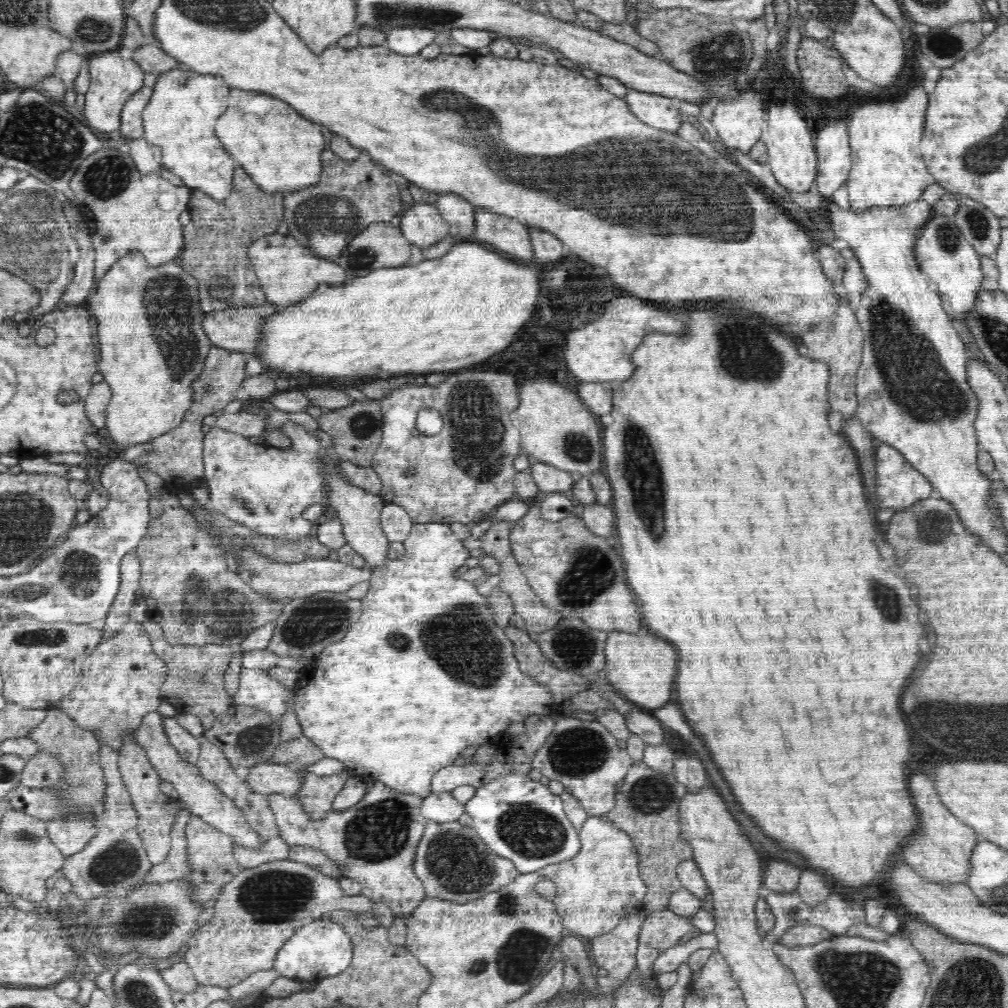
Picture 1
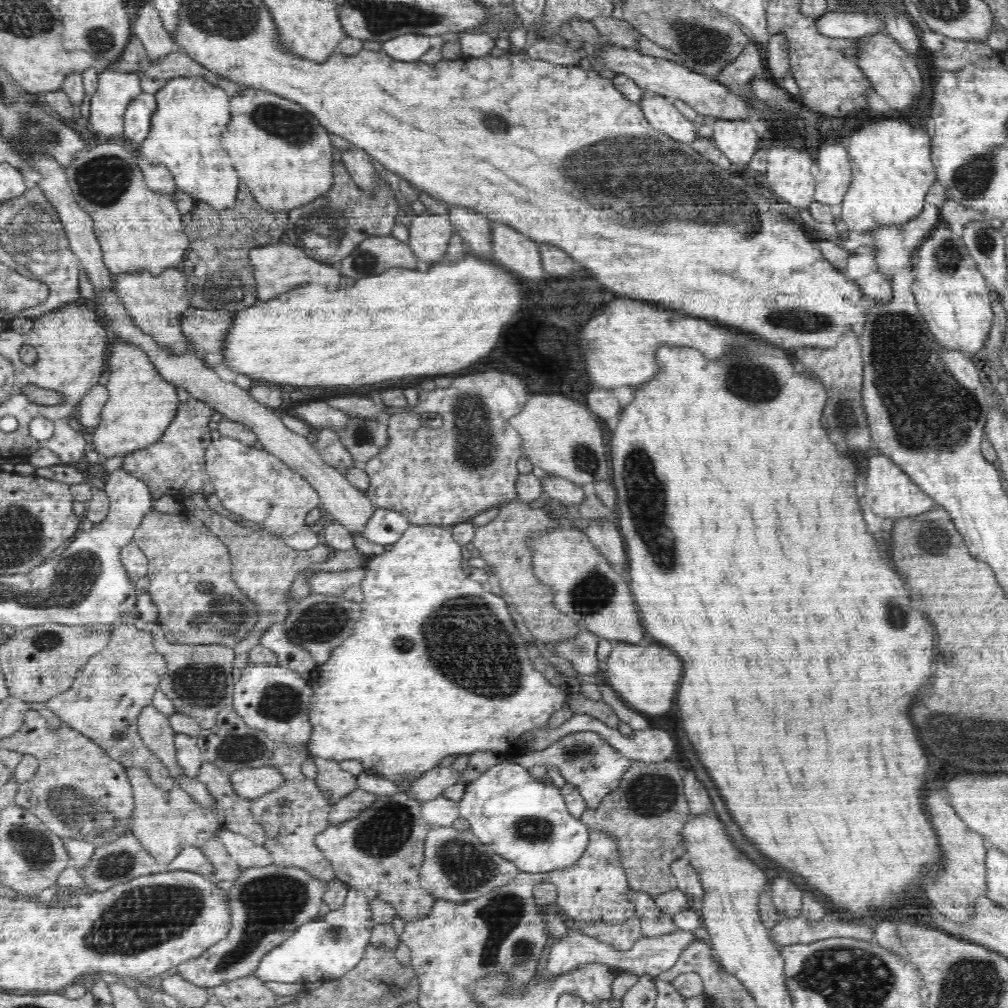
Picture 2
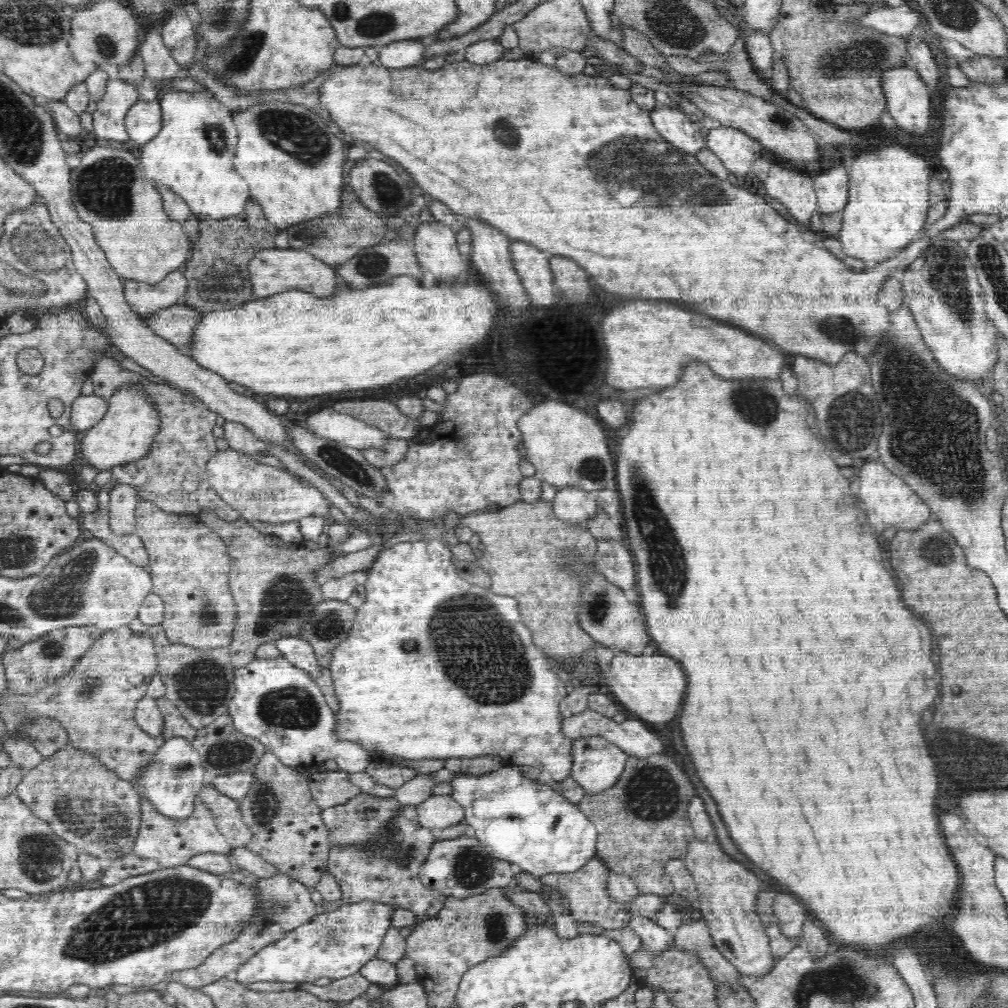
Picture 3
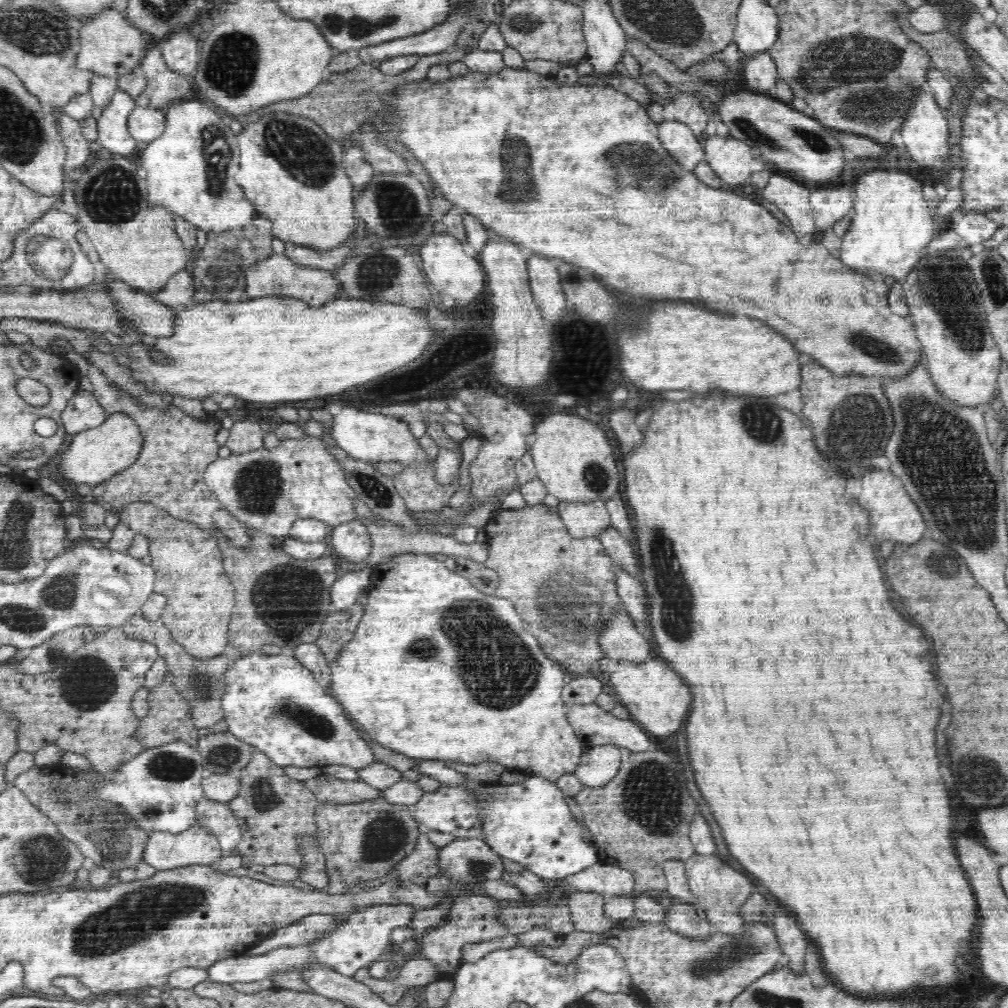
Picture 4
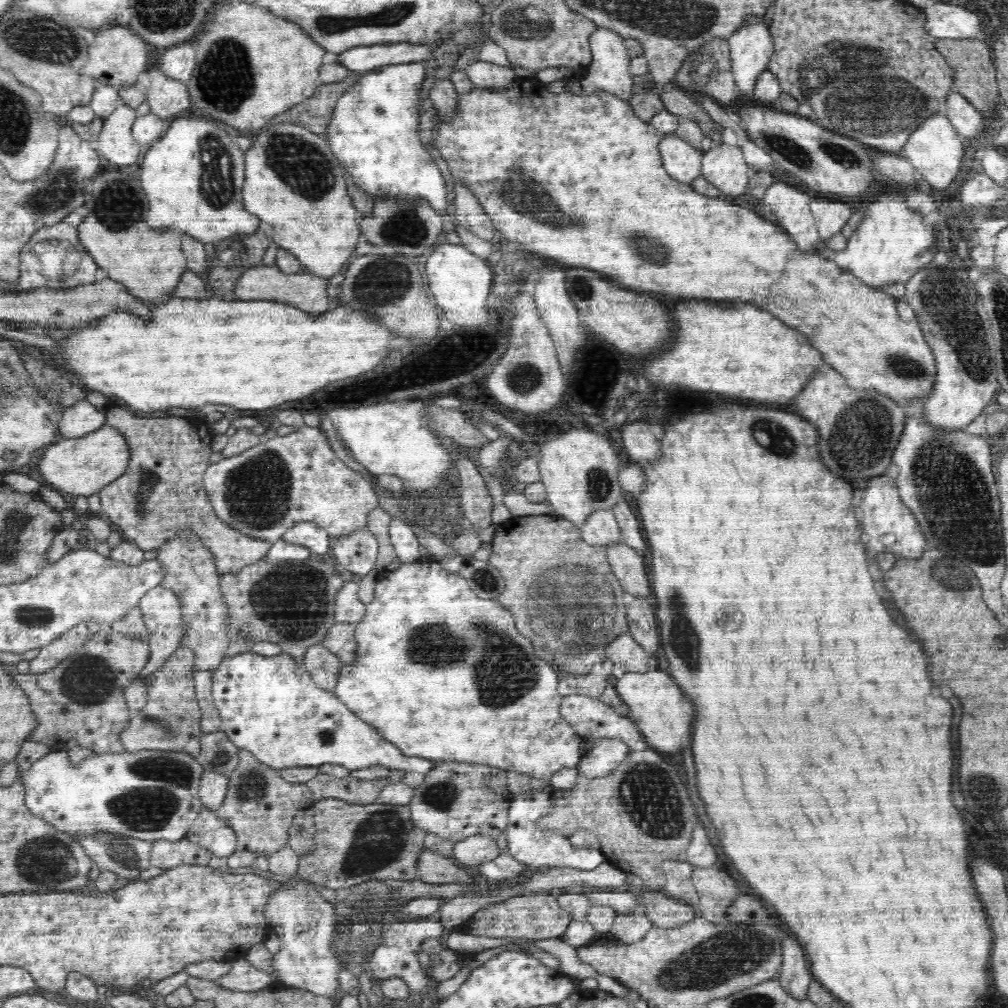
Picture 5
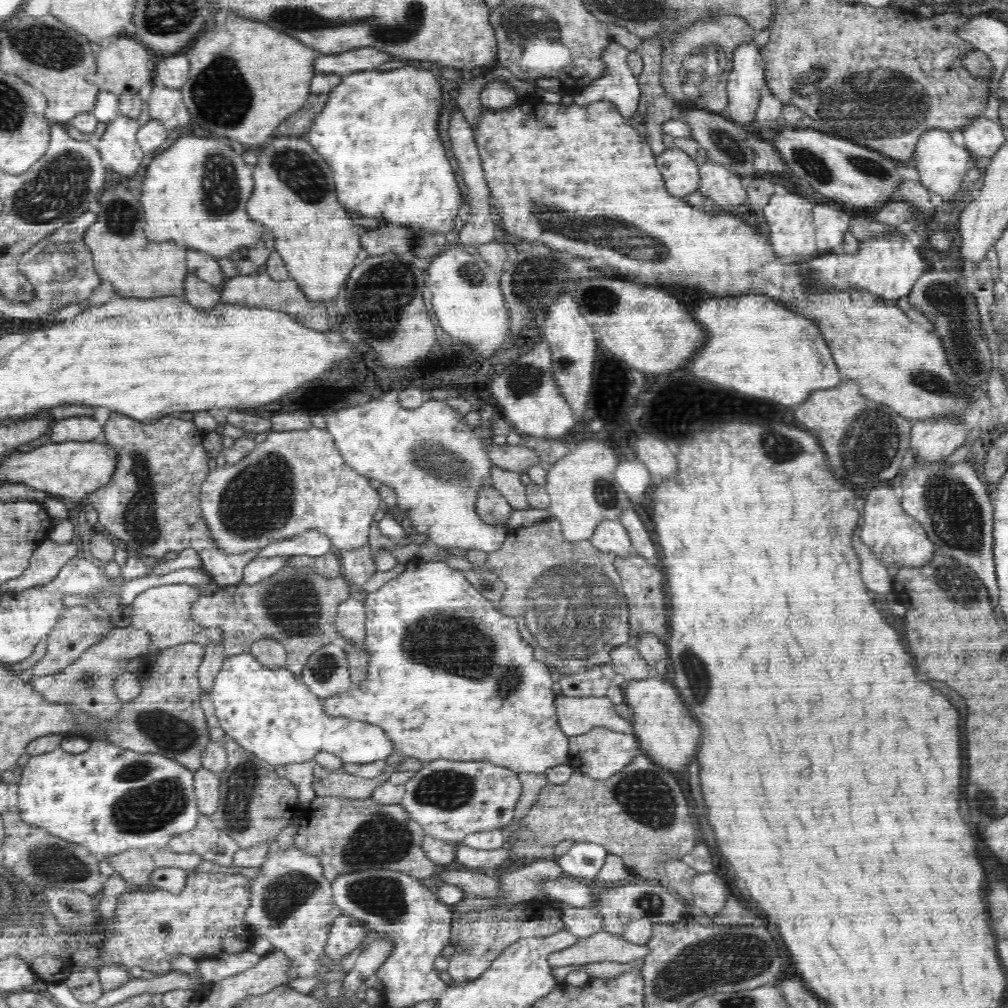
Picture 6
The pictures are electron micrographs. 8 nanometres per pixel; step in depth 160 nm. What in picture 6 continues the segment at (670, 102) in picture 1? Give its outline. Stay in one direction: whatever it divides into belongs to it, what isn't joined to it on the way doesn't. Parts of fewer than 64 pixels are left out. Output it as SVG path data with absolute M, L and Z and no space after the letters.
M676 147L664 149L657 156L656 166L662 173L663 188L670 196L680 200L699 188L699 163L688 153Z

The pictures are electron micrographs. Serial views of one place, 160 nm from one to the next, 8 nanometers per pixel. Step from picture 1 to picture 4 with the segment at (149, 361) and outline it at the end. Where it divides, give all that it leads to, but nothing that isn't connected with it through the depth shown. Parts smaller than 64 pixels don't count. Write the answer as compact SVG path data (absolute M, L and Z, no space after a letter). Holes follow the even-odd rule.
M187 269L174 274L174 277L170 278L170 281L166 284L165 289L150 296L152 296L154 301L162 305L179 309L184 303L192 300L194 292L196 292L194 278L190 274L189 269ZM112 414L102 425L75 434L62 454L60 470L78 484L98 484L132 466L142 450L139 428L126 414Z

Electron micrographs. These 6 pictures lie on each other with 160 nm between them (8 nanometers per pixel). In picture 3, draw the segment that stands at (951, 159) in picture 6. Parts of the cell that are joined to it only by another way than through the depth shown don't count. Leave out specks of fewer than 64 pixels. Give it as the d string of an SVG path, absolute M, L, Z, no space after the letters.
M912 67L892 68L882 78L882 87L888 102L886 110L890 111L892 118L910 134L926 134L930 126L930 93L927 84L920 79Z

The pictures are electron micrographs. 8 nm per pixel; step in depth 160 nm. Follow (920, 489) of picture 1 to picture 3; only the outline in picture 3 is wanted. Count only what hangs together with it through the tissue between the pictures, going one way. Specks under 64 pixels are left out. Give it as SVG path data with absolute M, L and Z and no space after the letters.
M866 462L860 470L860 482L862 488L858 492L862 496L862 502L866 504L868 522L877 534L881 534L886 528L913 532L932 518L926 503L903 481L903 478L892 474L884 463Z

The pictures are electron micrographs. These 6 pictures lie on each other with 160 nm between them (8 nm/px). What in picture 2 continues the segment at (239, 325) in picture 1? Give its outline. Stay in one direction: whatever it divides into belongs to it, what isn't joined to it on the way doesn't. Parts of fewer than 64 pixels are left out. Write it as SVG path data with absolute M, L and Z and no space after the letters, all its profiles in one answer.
M191 307L179 316L180 331L188 345L200 356L204 352L218 354L226 332L230 330L232 312L201 310Z

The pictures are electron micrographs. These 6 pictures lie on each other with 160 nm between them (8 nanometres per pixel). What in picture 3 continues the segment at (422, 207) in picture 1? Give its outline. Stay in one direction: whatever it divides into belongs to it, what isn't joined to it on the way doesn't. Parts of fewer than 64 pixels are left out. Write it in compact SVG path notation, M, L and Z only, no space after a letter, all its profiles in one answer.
M436 220L420 223L413 242L419 264L427 268L436 280L454 280L470 270L468 262L460 256L456 234Z

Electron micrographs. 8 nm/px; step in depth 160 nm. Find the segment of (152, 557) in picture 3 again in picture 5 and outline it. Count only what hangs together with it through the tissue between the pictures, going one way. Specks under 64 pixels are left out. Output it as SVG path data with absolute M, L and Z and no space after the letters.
M180 534L170 538L169 542L154 550L156 561L161 562L168 570L159 588L171 590L178 594L182 602L182 618L187 625L188 634L184 636L181 646L192 647L196 656L195 668L198 672L214 671L222 664L227 656L229 638L227 636L227 606L221 598L218 571L210 551L203 548L198 536L193 534Z

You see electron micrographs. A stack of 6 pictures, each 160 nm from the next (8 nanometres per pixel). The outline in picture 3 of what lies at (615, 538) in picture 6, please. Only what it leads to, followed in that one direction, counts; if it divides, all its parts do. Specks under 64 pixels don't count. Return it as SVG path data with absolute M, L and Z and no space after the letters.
M557 489L553 499L553 511L560 521L584 526L586 521L596 518L598 493L582 489Z

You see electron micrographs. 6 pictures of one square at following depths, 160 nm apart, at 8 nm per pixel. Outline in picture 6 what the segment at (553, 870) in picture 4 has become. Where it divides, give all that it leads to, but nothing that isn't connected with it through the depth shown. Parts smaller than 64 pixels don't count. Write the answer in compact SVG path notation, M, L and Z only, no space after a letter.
M575 842L566 854L560 857L553 856L553 859L570 877L589 882L597 877L606 857L606 850L598 844Z

